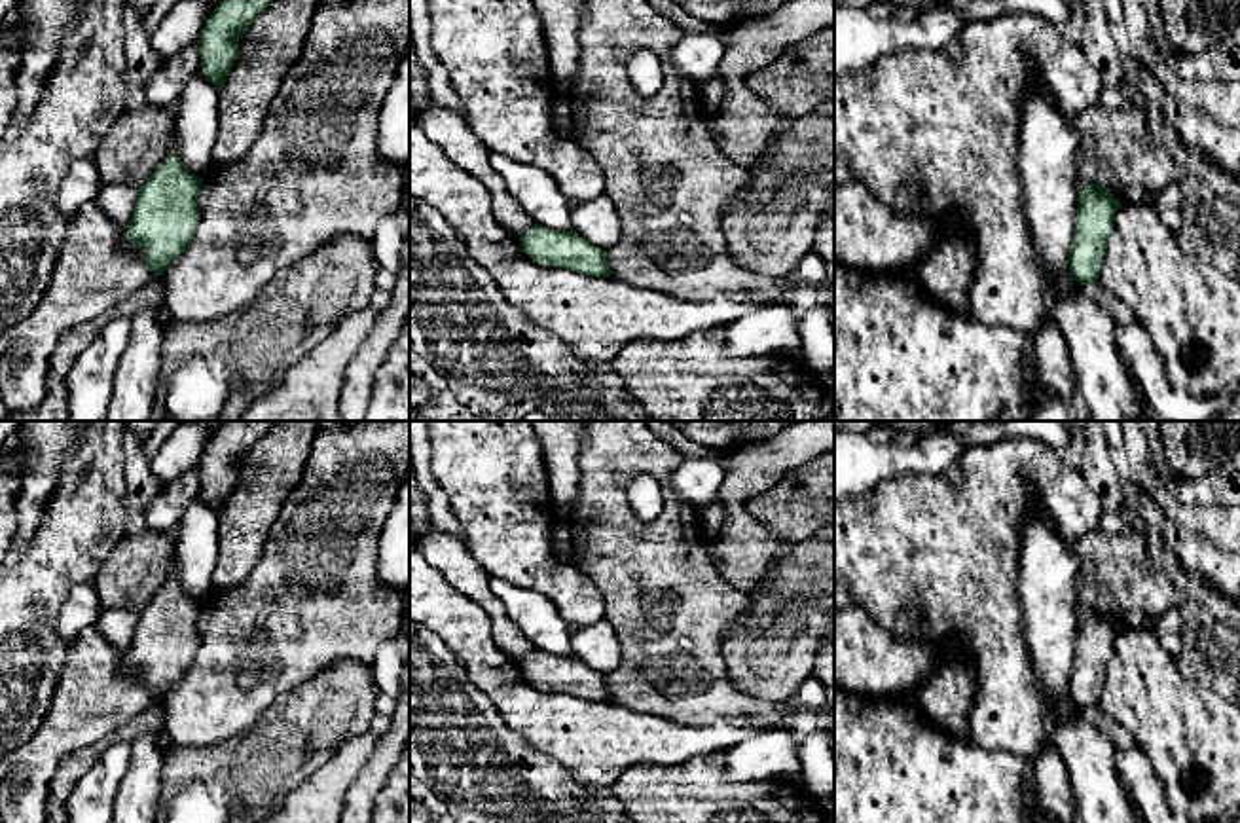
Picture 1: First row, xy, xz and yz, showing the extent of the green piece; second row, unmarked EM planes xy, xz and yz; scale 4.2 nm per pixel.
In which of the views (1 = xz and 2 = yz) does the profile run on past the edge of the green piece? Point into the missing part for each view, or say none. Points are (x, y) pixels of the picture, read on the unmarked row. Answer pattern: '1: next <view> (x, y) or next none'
1: next none
2: next none

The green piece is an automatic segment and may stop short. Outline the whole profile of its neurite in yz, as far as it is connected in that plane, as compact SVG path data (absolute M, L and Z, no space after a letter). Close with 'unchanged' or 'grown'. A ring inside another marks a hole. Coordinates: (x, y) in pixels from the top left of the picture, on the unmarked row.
M1094 607L1079 616L1079 637L1067 686L1081 711L1098 705L1113 643L1122 631L1109 616L1111 613Z | unchanged

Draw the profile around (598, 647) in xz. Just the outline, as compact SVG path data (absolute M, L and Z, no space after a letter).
M605 618L573 630L571 647L578 662L603 675L614 671L622 662L620 639Z

